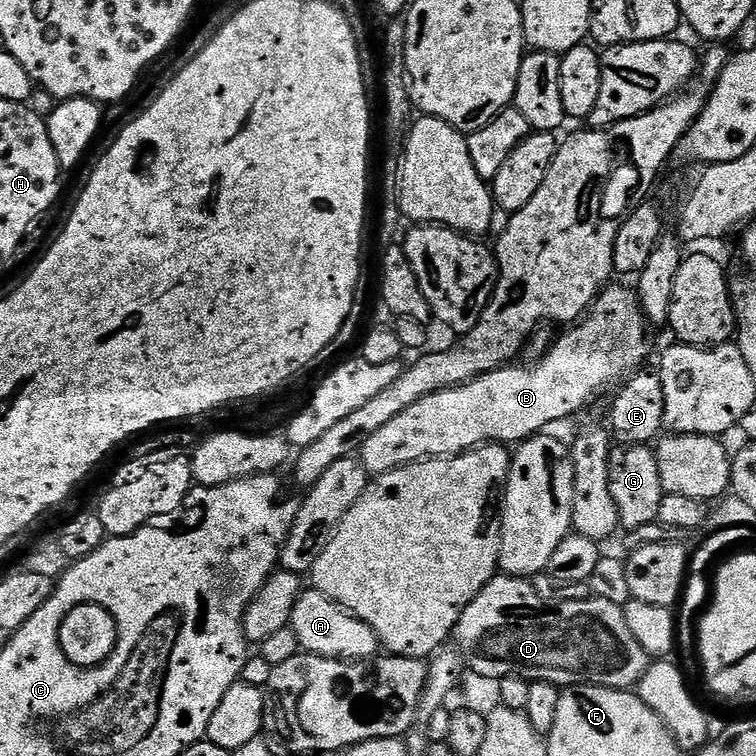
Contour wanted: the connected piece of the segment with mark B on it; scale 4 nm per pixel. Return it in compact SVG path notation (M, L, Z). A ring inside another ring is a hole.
M615 284L605 287L592 307L575 324L565 327L555 337L555 344L538 363L521 366L522 368L495 368L492 372L474 378L469 384L459 384L457 388L430 394L414 402L410 410L402 410L402 414L398 414L398 418L392 419L388 425L382 426L382 430L370 434L358 453L358 459L368 471L369 477L381 476L395 468L416 464L419 460L461 456L481 444L519 445L529 437L551 429L548 428L551 424L582 411L595 396L603 394L604 388L611 384L619 385L625 378L633 375L648 356L650 325L644 319L640 298L635 291L631 287L623 288L622 285Z

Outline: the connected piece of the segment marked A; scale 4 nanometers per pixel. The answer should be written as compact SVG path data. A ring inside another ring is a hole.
M315 590L301 591L298 602L292 611L290 627L298 634L298 642L305 653L314 656L327 656L329 660L371 660L381 651L380 640L357 616L335 604L326 594Z

